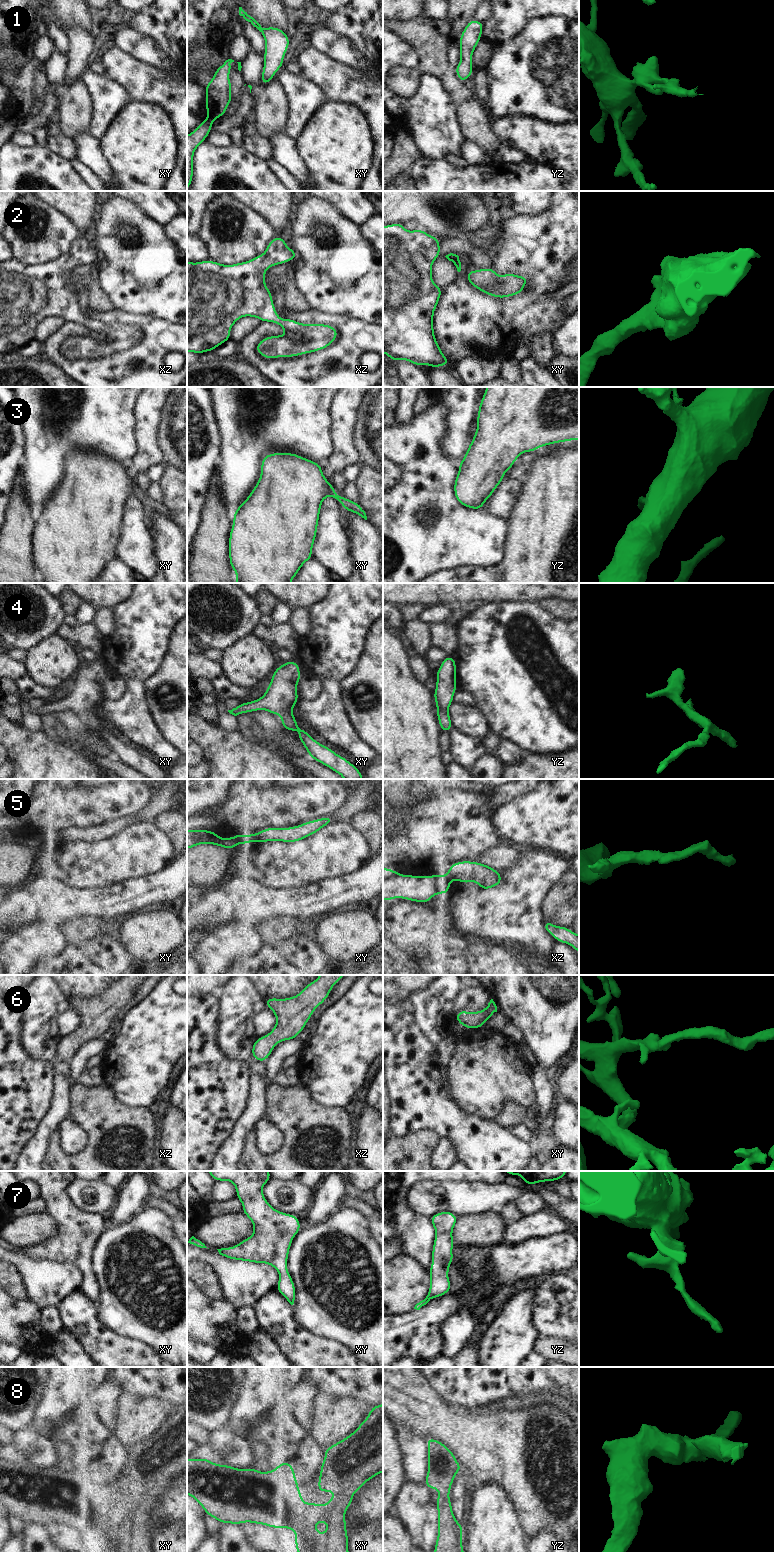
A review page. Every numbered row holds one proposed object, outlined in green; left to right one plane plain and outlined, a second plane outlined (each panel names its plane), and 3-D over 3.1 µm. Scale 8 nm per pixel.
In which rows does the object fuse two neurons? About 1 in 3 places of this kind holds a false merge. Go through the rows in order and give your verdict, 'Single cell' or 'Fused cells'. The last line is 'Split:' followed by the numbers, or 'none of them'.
1: Single cell
2: Single cell
3: Single cell
4: Single cell
5: Fused cells
6: Single cell
7: Single cell
8: Single cell
Split: 5.

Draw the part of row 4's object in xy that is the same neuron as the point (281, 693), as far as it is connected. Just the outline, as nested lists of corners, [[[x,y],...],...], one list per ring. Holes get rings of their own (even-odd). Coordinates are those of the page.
[[[295,661],[285,662],[275,669],[270,684],[266,689],[265,694],[261,698],[250,702],[240,703],[232,710],[228,710],[228,712],[234,716],[245,714],[247,712],[255,712],[257,710],[269,711],[273,716],[279,714],[282,717],[281,724],[285,730],[299,731],[298,738],[302,742],[306,751],[309,753],[310,758],[313,758],[320,764],[327,766],[332,771],[341,775],[344,779],[363,779],[363,774],[356,768],[354,764],[350,763],[346,758],[336,754],[329,747],[320,744],[307,733],[307,730],[301,729],[296,724],[297,719],[294,717],[292,709],[295,707],[297,701],[299,700],[297,684],[300,679],[301,673],[299,670],[299,664]]]

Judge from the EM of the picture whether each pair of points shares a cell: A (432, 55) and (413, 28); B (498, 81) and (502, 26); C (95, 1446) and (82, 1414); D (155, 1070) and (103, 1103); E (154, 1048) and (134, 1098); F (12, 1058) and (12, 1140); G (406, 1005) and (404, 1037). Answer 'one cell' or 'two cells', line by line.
A: one cell
B: two cells
C: one cell
D: two cells
E: one cell
F: one cell
G: two cells

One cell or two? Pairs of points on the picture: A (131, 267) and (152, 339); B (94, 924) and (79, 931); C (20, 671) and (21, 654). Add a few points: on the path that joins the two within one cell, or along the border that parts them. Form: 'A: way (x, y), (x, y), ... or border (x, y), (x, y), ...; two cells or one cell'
A: border (122, 310), (128, 313), (155, 316), (168, 321); two cells
B: way (90, 925), (83, 928); one cell
C: border (10, 658), (22, 662); two cells

